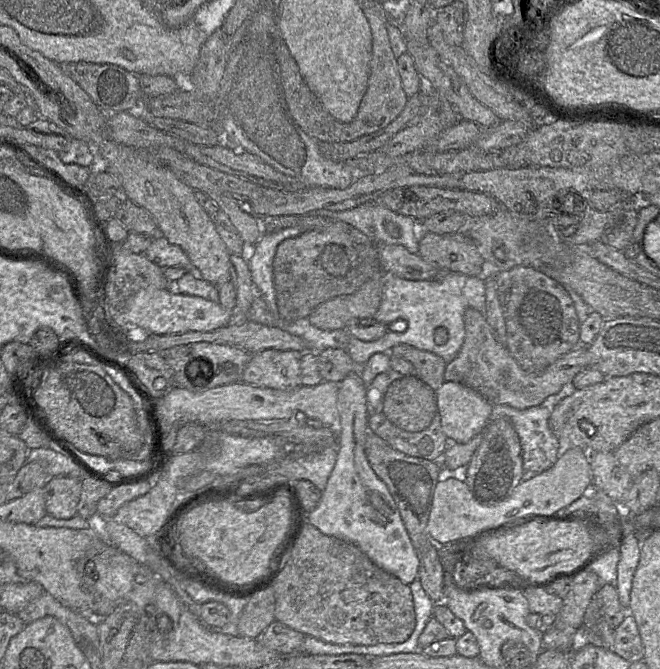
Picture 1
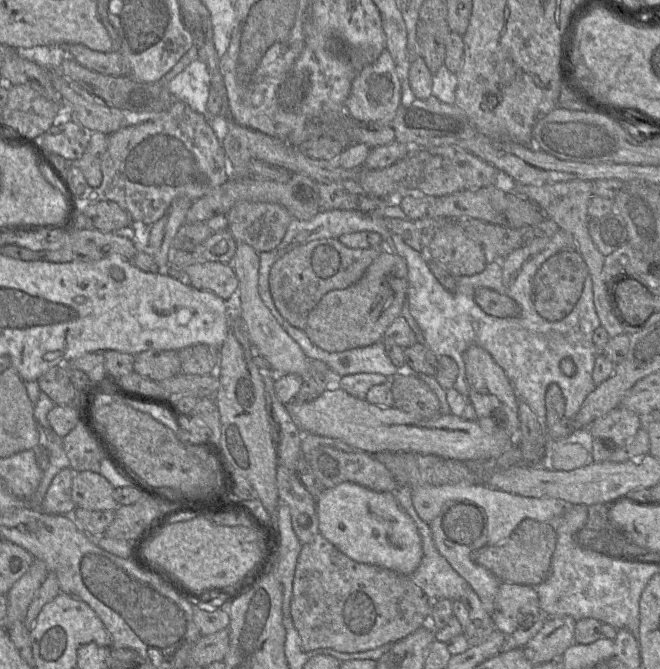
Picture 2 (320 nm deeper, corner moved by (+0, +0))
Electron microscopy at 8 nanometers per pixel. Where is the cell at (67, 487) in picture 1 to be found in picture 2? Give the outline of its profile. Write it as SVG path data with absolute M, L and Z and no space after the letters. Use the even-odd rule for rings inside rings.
M75 472L71 496L77 508L92 511L116 510L119 504L113 498L113 485L100 473Z

